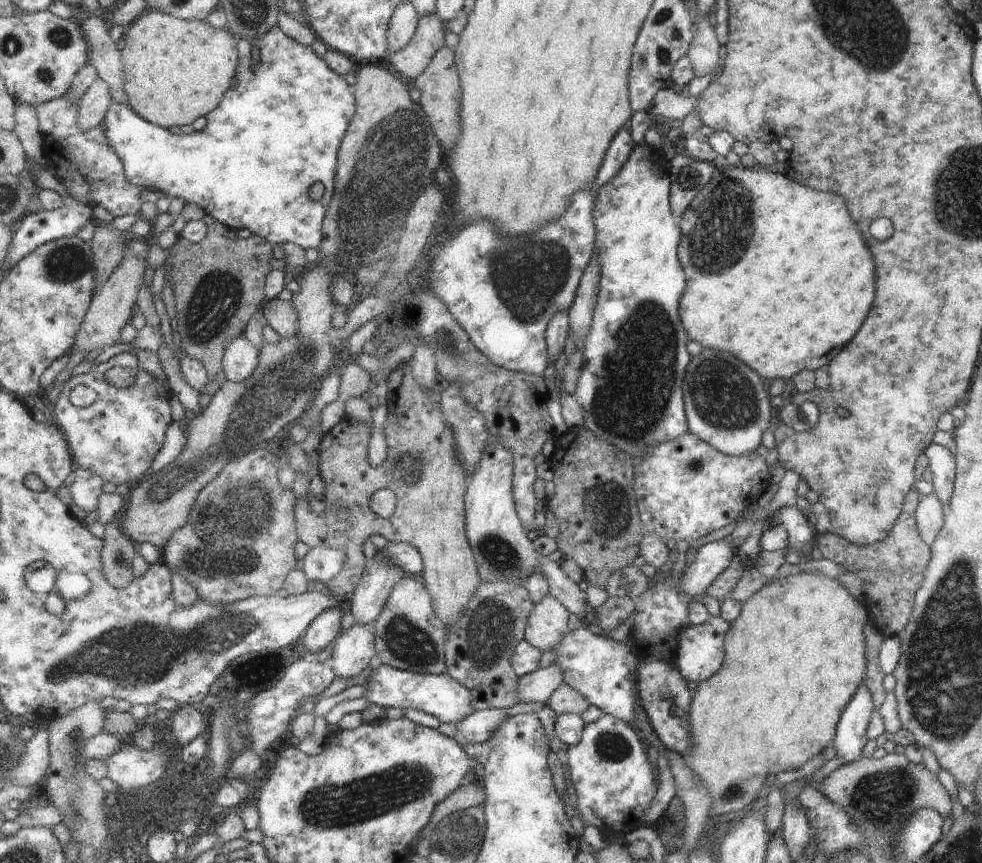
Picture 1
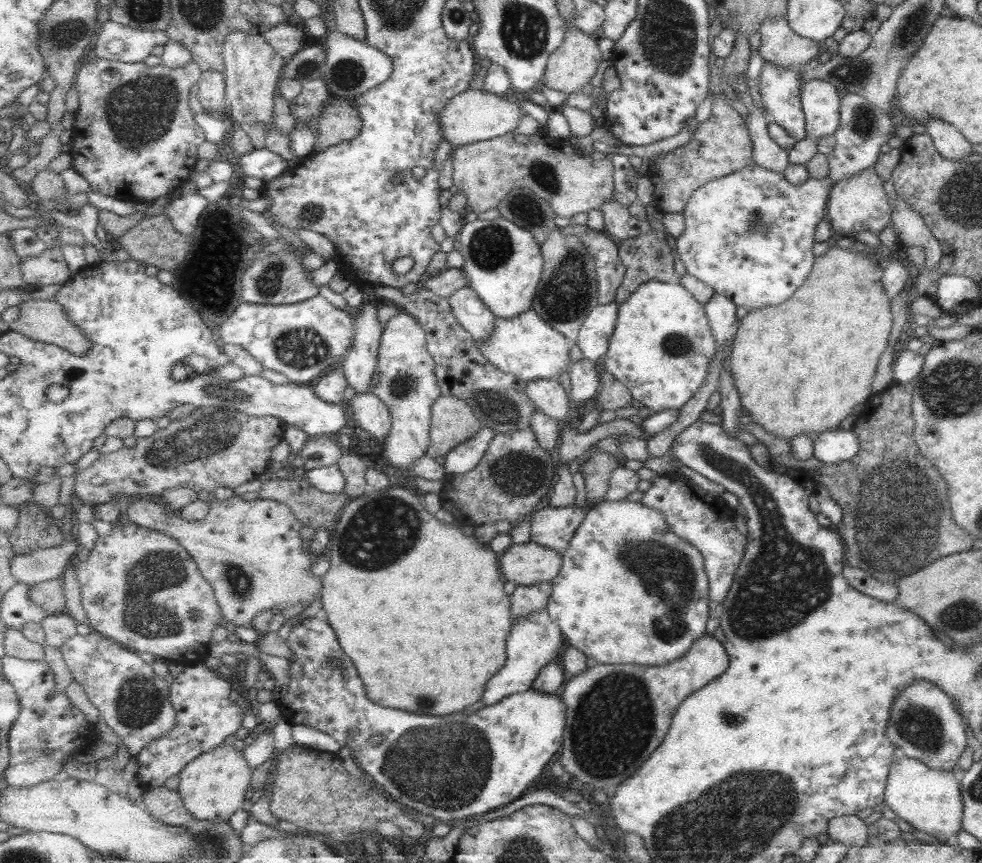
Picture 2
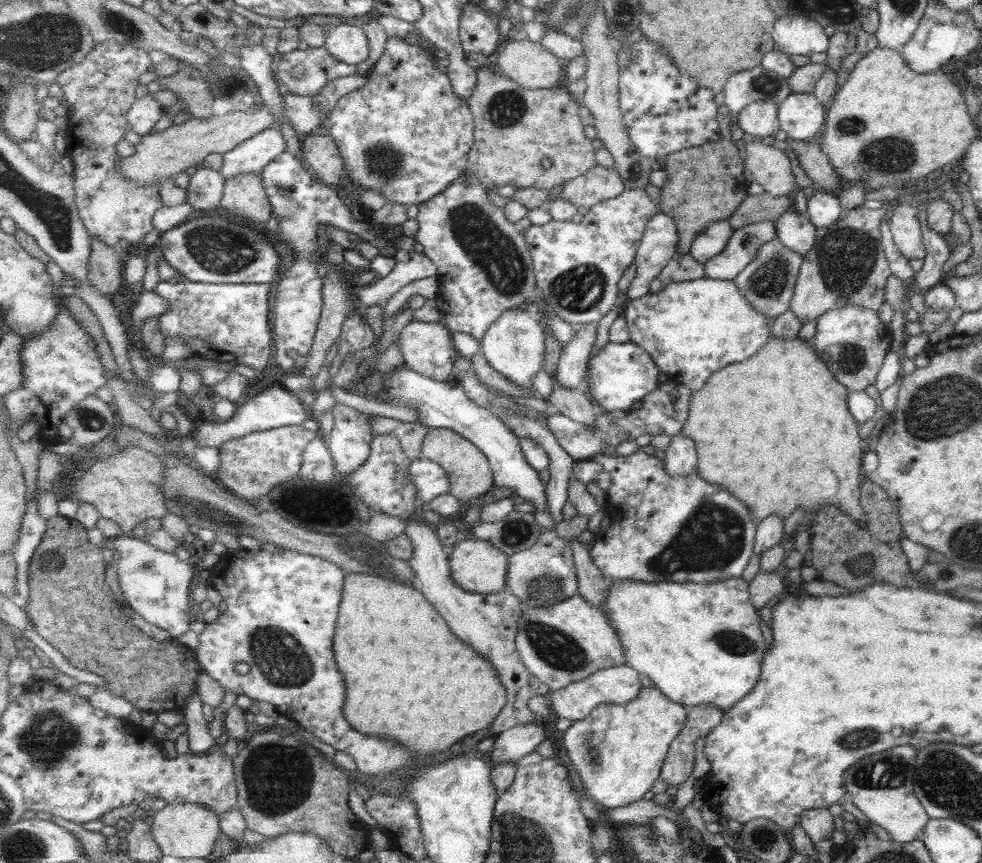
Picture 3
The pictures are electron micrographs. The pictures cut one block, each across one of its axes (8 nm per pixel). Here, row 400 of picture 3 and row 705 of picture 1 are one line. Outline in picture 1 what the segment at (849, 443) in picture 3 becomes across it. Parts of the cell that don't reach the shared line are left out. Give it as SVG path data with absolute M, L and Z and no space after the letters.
M798 572L795 575L779 578L779 580L771 580L741 603L739 616L729 622L729 628L723 636L724 656L720 671L708 680L697 684L693 693L692 708L689 714L693 744L691 744L689 756L682 761L692 769L694 775L701 781L701 786L707 789L707 794L711 799L709 820L720 821L735 813L745 812L758 797L762 784L769 774L795 771L804 766L813 756L820 754L823 746L830 745L835 726L845 706L859 687L859 682L864 680L866 660L862 630L866 622L867 617L862 600L855 600L837 578L829 578L822 574Z

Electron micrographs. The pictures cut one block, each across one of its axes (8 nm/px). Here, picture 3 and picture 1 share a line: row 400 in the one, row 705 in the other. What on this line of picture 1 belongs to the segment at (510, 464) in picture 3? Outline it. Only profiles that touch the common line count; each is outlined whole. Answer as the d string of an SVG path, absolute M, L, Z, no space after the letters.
M379 662L379 666L371 668L367 676L367 681L363 682L366 692L363 695L368 702L384 707L401 709L417 709L433 715L440 720L441 723L456 725L457 722L465 720L467 716L471 716L476 712L471 704L471 690L465 687L461 682L457 682L455 678L451 678L449 674L418 674L395 669L383 662Z

